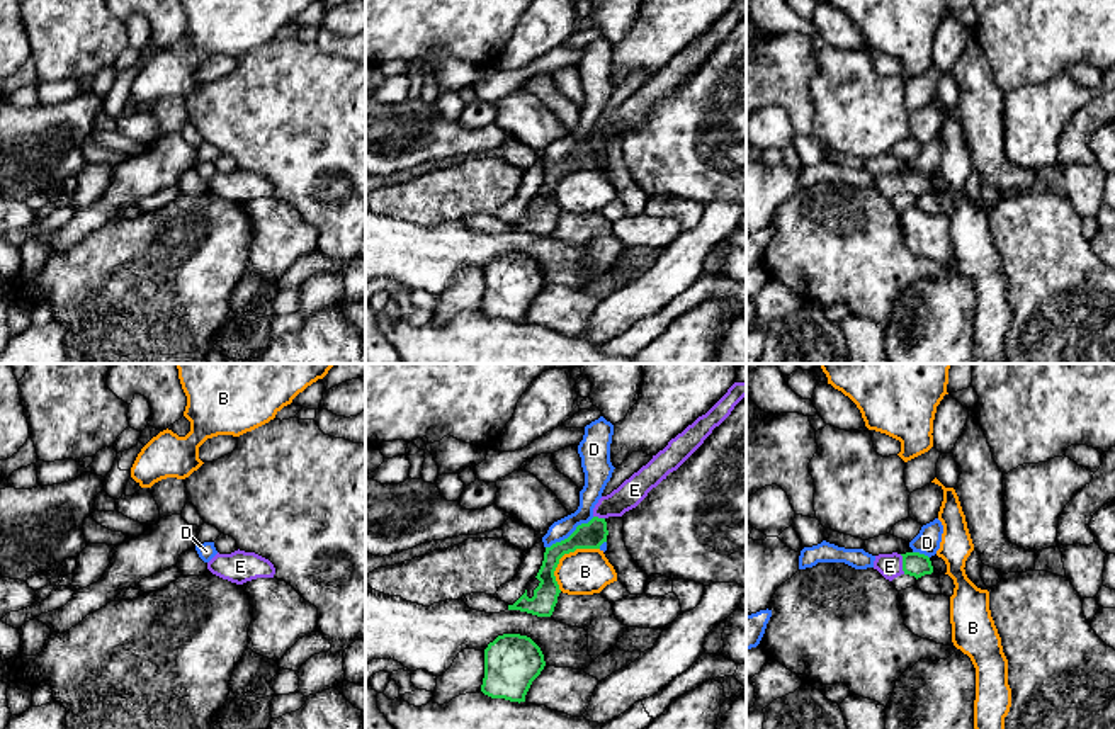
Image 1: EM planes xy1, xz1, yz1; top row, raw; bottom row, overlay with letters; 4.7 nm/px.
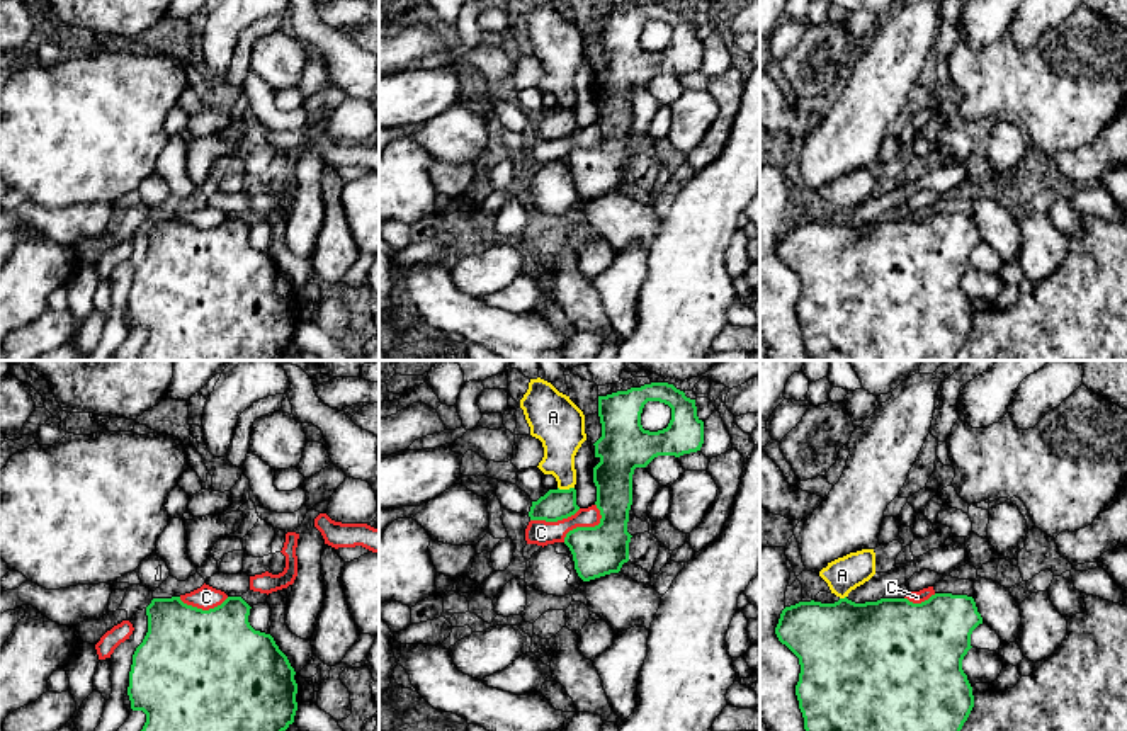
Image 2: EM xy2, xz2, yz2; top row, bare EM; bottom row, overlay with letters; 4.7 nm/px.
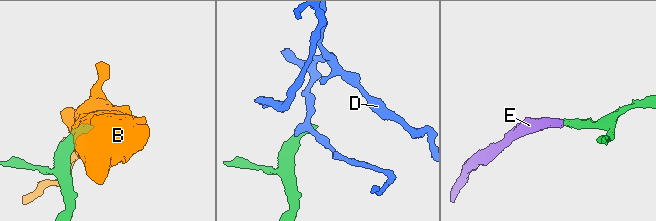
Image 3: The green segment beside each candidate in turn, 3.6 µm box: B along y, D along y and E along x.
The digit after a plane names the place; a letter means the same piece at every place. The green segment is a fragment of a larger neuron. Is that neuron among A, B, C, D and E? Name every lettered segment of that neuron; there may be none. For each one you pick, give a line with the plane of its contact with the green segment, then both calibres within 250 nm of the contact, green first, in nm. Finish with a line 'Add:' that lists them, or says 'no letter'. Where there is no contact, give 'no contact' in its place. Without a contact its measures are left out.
E: contact in yz1; calibres 120 and 110 nm
Add: E

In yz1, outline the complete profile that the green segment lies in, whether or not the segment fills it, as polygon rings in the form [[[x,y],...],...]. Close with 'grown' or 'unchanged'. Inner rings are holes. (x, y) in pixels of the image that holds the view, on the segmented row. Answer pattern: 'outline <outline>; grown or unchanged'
outline [[[920,552],[879,554],[875,556],[874,569],[877,569],[889,581],[901,574],[909,574],[918,579],[933,573],[930,557]]]; grown

